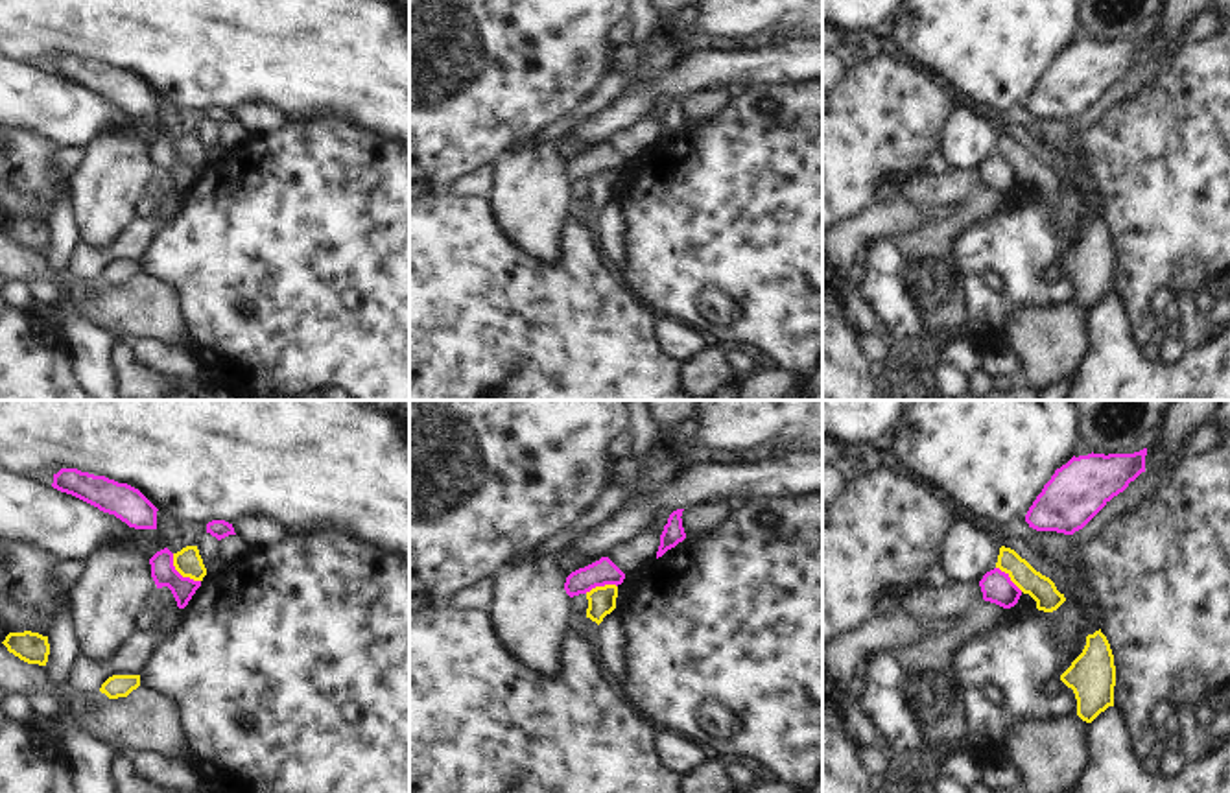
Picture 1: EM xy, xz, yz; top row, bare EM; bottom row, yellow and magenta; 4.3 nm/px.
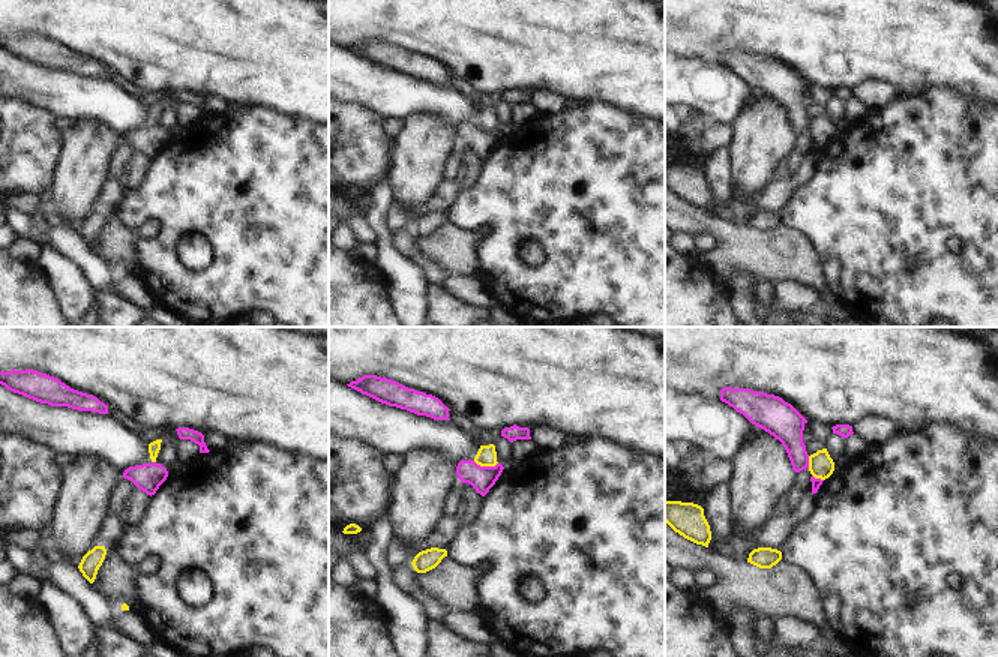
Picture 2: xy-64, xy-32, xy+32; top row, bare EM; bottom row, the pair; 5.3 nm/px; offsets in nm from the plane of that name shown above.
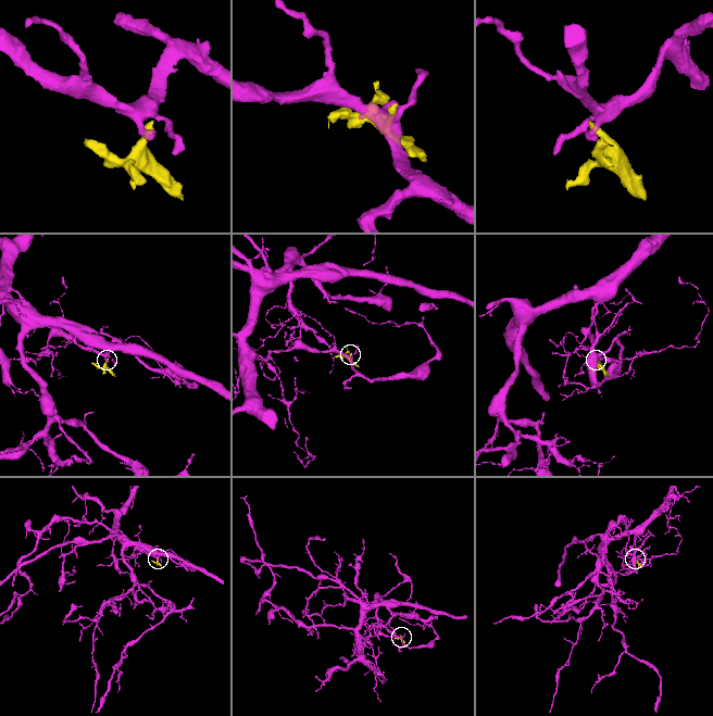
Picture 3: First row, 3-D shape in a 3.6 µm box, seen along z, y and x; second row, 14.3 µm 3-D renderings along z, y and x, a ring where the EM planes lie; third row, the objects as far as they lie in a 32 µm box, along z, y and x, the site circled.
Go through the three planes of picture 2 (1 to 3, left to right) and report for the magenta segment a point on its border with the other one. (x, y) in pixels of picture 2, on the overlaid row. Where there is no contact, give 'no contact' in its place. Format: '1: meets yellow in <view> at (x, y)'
1: meets yellow in xy-64 at (153, 461)
2: meets yellow in xy-32 at (485, 465)
3: meets yellow in xy+32 at (809, 462)

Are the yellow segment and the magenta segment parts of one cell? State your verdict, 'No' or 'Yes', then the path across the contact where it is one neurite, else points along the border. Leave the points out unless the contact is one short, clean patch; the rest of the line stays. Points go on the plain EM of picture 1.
No. Boundary: xy (172, 141), (172, 152), (183, 163), (200, 168)

